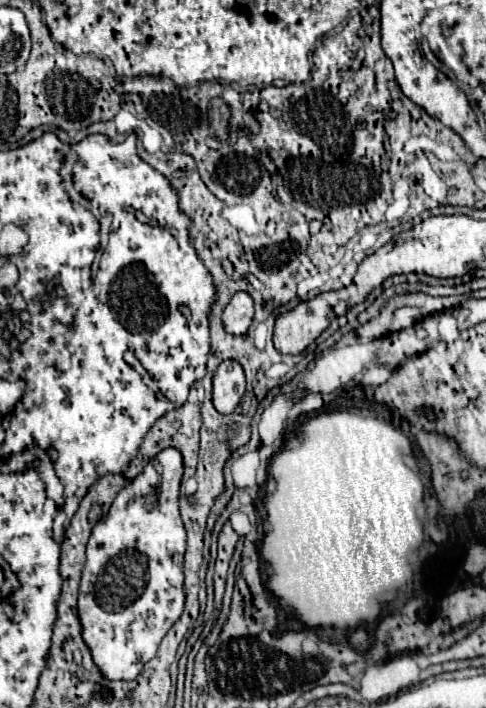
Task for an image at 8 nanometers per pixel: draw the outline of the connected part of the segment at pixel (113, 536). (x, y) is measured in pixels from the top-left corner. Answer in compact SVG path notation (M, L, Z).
M161 450L145 470L125 486L111 510L97 522L87 544L87 562L79 586L79 618L83 640L91 650L95 666L107 680L135 680L149 662L163 636L181 618L185 608L183 584L183 554L185 554L185 526L179 516L179 484L183 476L183 460L179 450Z

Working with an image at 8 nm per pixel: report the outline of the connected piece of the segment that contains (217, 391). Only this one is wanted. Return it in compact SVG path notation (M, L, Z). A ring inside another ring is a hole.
M223 360L213 376L213 406L221 414L231 414L245 392L245 374L239 362Z

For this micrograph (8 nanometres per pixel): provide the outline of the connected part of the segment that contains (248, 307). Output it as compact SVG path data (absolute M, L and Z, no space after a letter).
M237 292L223 310L223 326L229 334L245 334L253 320L253 300L247 292Z

